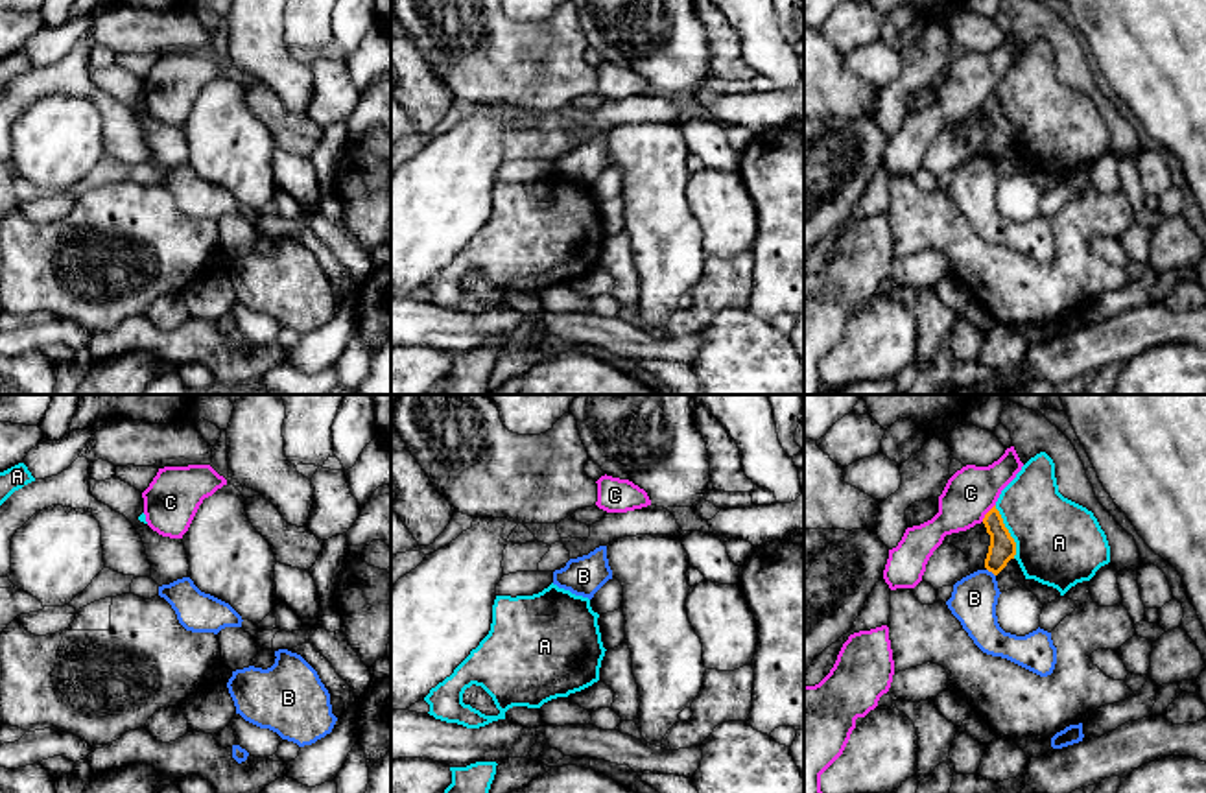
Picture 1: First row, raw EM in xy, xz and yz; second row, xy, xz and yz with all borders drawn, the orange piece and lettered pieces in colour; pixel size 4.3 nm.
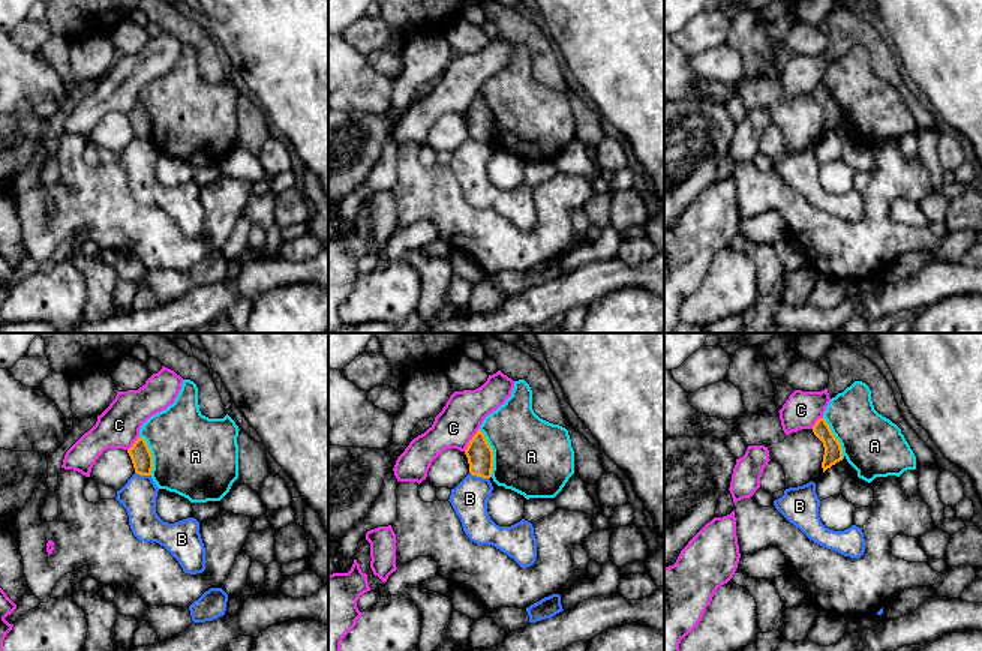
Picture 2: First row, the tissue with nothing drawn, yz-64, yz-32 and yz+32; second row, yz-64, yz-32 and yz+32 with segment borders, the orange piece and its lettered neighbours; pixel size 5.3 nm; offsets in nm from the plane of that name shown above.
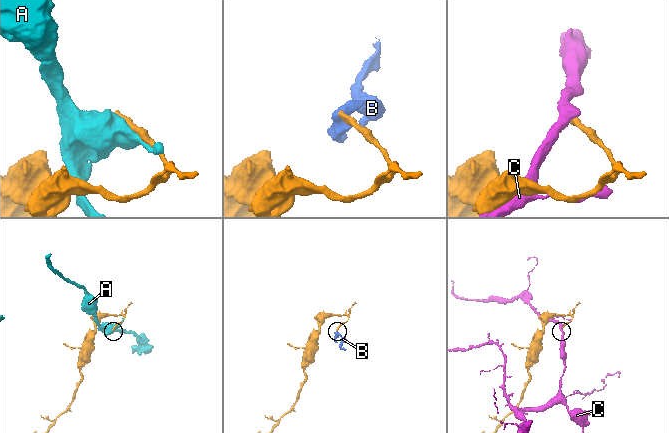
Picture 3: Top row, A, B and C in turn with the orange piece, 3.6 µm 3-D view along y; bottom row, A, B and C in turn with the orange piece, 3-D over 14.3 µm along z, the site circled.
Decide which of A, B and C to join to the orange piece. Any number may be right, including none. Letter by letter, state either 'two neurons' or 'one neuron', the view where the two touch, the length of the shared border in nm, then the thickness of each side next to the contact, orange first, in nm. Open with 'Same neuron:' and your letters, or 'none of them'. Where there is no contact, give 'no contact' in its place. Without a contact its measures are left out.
Same neuron: none of them
A: two neurons; meets orange in yz; contact 240 nm long; 120 nm thick on the orange side, 380 nm on the other
B: two neurons; meets orange in yz; contact 50 nm long; 120 nm thick on the orange side, 200 nm on the other
C: two neurons; meets orange in yz; contact 100 nm long; 120 nm thick on the orange side, 220 nm on the other

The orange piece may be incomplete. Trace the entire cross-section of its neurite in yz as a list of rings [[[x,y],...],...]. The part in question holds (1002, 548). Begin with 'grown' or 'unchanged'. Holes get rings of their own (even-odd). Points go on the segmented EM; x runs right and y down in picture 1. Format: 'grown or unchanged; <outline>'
unchanged; [[[996,505],[985,515],[983,524],[990,535],[990,546],[985,559],[985,568],[998,575],[1011,559],[1016,555],[1016,542],[1003,524]]]

